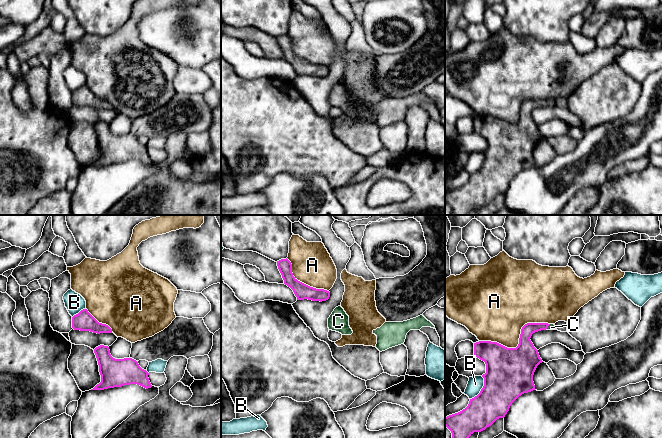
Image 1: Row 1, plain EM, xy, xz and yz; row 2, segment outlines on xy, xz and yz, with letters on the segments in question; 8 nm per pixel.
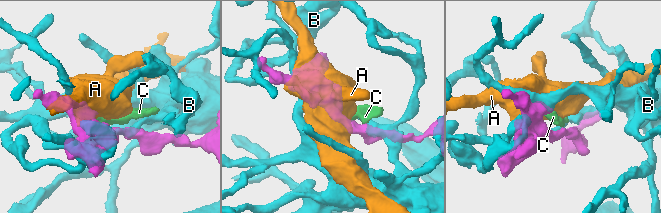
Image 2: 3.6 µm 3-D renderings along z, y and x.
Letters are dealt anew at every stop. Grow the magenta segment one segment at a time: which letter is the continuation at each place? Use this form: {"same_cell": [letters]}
{"same_cell": ["C"]}

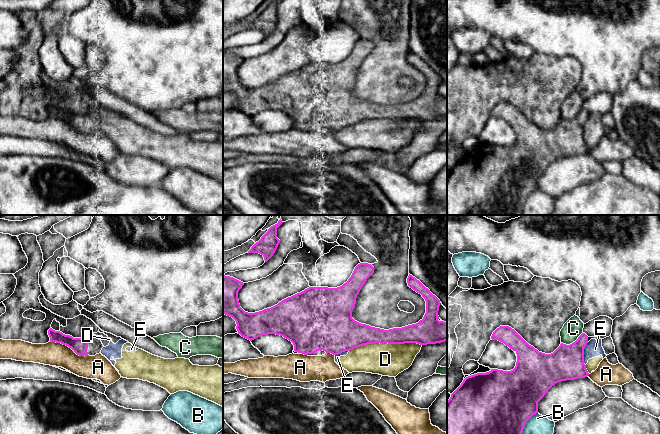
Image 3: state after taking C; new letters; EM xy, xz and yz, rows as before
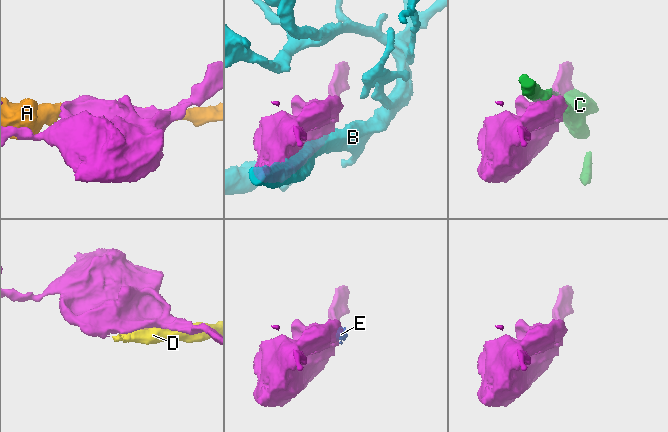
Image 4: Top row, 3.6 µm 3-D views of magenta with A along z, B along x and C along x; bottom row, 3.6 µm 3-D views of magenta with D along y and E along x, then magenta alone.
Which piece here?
{"same_cell": []}

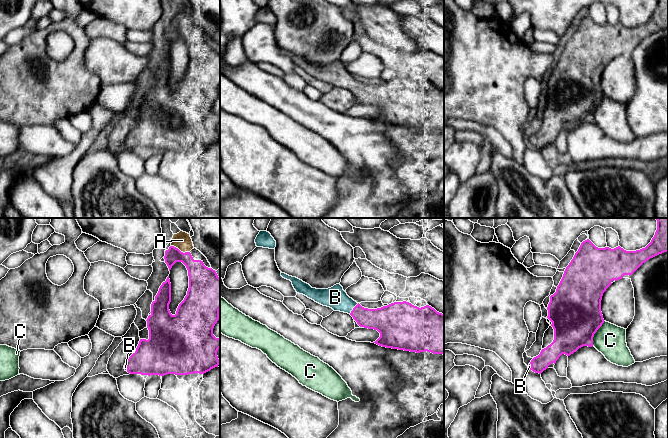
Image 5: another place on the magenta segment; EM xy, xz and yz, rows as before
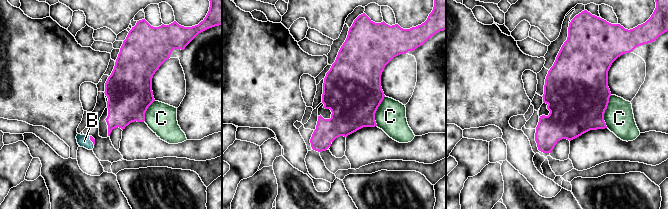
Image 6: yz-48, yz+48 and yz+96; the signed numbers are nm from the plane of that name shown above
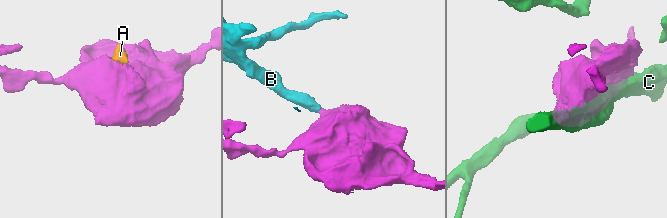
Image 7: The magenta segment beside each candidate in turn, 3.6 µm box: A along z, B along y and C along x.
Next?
{"same_cell": ["A", "B"]}

